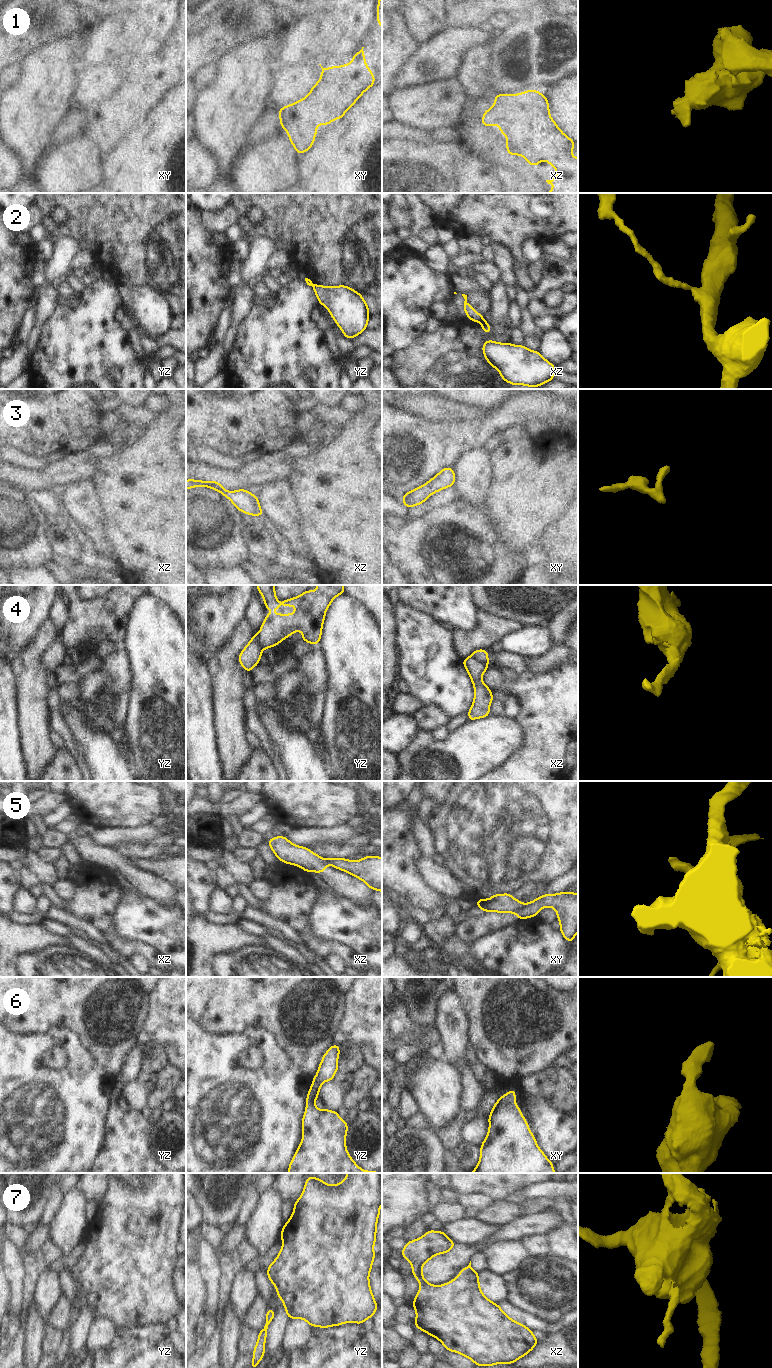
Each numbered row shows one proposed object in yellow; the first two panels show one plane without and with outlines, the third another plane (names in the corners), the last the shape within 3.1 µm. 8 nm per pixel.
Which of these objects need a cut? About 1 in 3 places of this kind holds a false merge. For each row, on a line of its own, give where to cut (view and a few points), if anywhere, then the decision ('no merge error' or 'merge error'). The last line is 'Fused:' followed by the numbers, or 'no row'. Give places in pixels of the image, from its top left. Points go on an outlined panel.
1: cut none; no merge error
2: cut xz (483, 318), (481, 321); merge error
3: cut none; no merge error
4: cut xz (470, 656), (487, 664); merge error
5: cut xy (522, 904), (514, 912); merge error
6: cut none; no merge error
7: cut yz (277, 1289), (282, 1298); merge error
Fused: 2, 4, 5, 7

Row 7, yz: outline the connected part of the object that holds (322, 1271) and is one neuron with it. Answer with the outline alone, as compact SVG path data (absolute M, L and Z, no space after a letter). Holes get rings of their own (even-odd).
M347 1173L342 1182L337 1185L328 1185L320 1178L312 1176L307 1177L305 1186L299 1199L293 1204L294 1211L283 1225L281 1230L282 1248L276 1259L268 1266L267 1276L270 1282L282 1295L283 1306L288 1318L300 1318L305 1320L311 1327L329 1328L330 1326L340 1326L344 1323L362 1324L368 1318L373 1317L378 1310L375 1298L370 1288L369 1273L372 1270L372 1264L375 1259L373 1249L376 1243L377 1220L380 1215L380 1206L382 1205L382 1174L381 1173Z

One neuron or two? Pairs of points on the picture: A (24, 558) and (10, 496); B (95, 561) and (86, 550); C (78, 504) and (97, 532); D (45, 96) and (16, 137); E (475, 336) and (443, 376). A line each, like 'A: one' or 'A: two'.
A: one
B: one
C: one
D: one
E: one

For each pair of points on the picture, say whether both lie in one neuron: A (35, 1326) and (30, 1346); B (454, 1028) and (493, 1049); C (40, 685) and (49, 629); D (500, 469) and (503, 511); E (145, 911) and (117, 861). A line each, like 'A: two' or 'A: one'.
A: one
B: two
C: one
D: one
E: two

